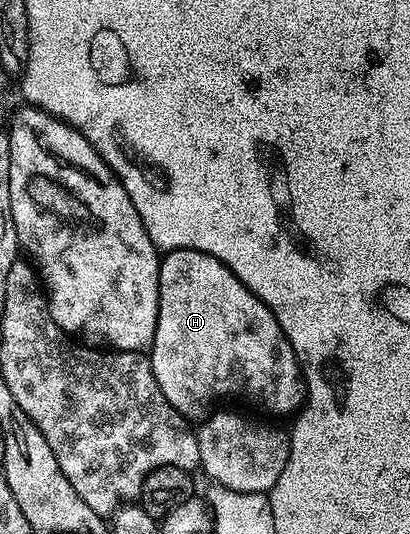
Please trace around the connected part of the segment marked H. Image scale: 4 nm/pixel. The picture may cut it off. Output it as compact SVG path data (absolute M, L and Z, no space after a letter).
M177 248L171 252L166 252L161 257L158 265L158 321L156 322L154 345L148 349L148 355L152 370L156 374L156 382L160 386L160 390L164 390L164 398L168 398L168 402L172 402L174 409L181 416L187 418L193 418L193 416L198 416L197 418L205 417L208 412L206 407L209 406L210 399L213 396L234 396L237 392L244 399L251 400L252 403L259 404L260 407L267 408L270 412L291 411L290 413L293 413L301 408L304 403L302 370L298 366L298 359L284 334L284 330L280 330L280 322L276 322L272 310L268 306L264 306L264 302L260 302L260 298L256 298L256 294L252 294L252 290L248 290L244 286L244 282L240 282L240 278L236 278L236 274L232 274L232 270L228 266L224 266L224 262L220 262L200 250Z

